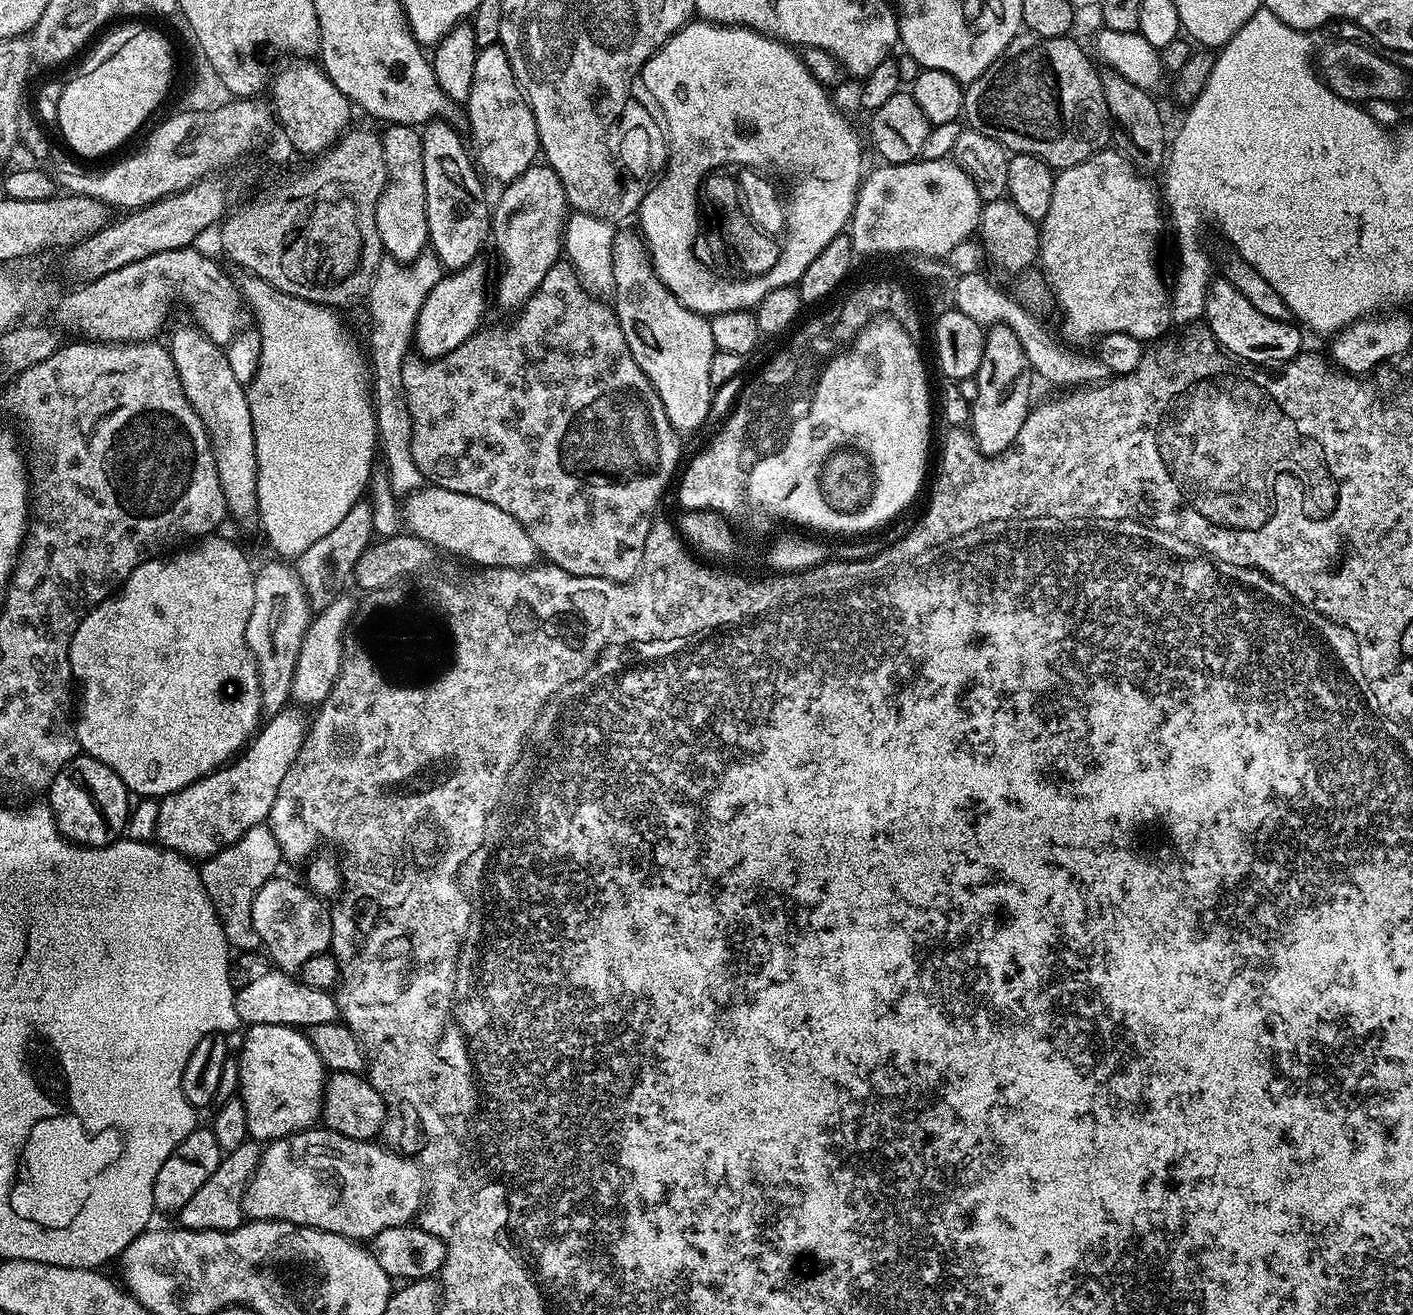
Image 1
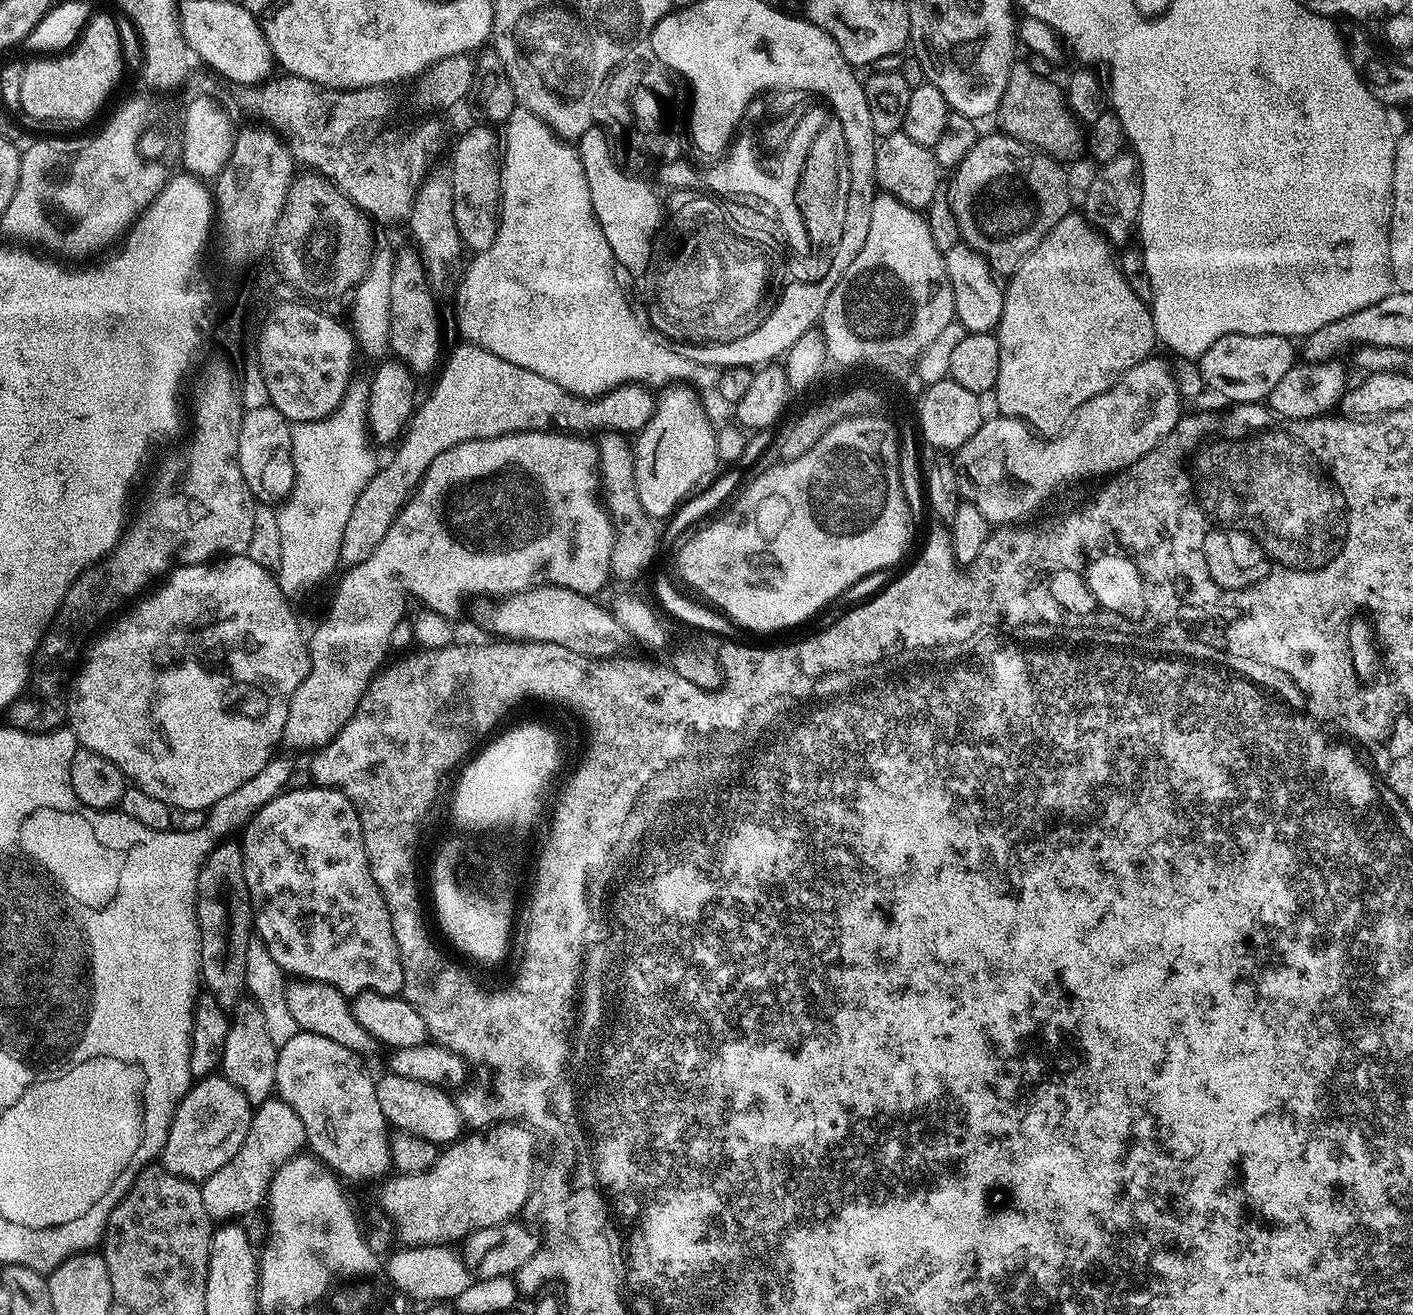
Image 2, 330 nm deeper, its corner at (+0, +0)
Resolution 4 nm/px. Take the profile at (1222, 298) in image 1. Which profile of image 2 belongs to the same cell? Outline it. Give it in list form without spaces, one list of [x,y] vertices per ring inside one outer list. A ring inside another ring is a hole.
[[[1226,334],[1206,350],[1199,358],[1200,373],[1205,385],[1212,388],[1220,396],[1225,396],[1228,402],[1237,404],[1254,404],[1263,401],[1278,385],[1282,376],[1294,365],[1298,352],[1292,349],[1293,341],[1286,336],[1275,336],[1274,334]]]

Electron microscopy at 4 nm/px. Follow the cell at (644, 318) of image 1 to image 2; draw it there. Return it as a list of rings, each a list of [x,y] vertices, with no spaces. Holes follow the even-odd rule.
[[[672,382],[661,387],[659,392],[650,422],[646,422],[634,440],[634,478],[646,514],[668,518],[685,497],[717,475],[716,428],[708,421],[708,412],[700,401],[701,393],[691,384]]]

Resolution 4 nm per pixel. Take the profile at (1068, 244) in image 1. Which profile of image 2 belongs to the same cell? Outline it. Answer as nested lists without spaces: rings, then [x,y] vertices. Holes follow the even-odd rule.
[[[1069,211],[1038,242],[1038,246],[1025,258],[1020,264],[1017,264],[1015,272],[1011,273],[1009,284],[1004,288],[1004,305],[1002,306],[1002,318],[994,335],[996,341],[1000,344],[1000,361],[998,362],[998,378],[996,379],[996,401],[1000,407],[1000,415],[1015,416],[1018,420],[1023,420],[1029,428],[1035,430],[1039,435],[1045,438],[1051,438],[1067,429],[1070,421],[1075,417],[1076,411],[1090,398],[1102,394],[1108,388],[1112,387],[1124,373],[1128,372],[1134,366],[1138,366],[1143,360],[1149,359],[1153,355],[1152,347],[1157,347],[1156,327],[1152,317],[1152,309],[1134,290],[1130,290],[1130,282],[1120,272],[1117,257],[1112,257],[1114,251],[1113,245],[1107,236],[1102,235],[1089,220],[1079,211]]]

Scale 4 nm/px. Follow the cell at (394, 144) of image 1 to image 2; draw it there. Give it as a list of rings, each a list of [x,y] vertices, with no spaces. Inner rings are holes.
[[[408,246],[394,255],[390,274],[390,334],[388,347],[391,355],[413,374],[428,372],[440,354],[440,316],[436,313],[436,300],[432,297],[428,269],[415,247]]]

